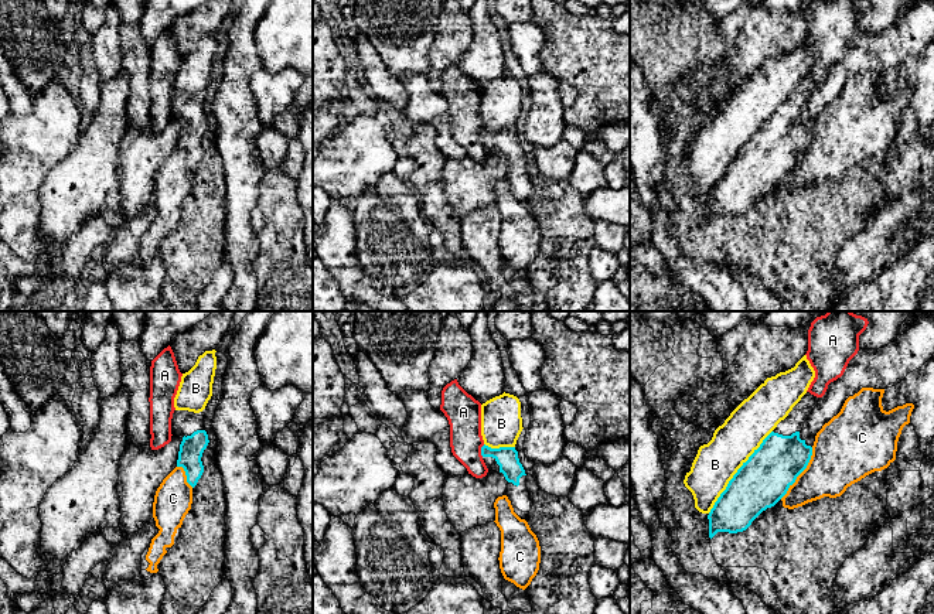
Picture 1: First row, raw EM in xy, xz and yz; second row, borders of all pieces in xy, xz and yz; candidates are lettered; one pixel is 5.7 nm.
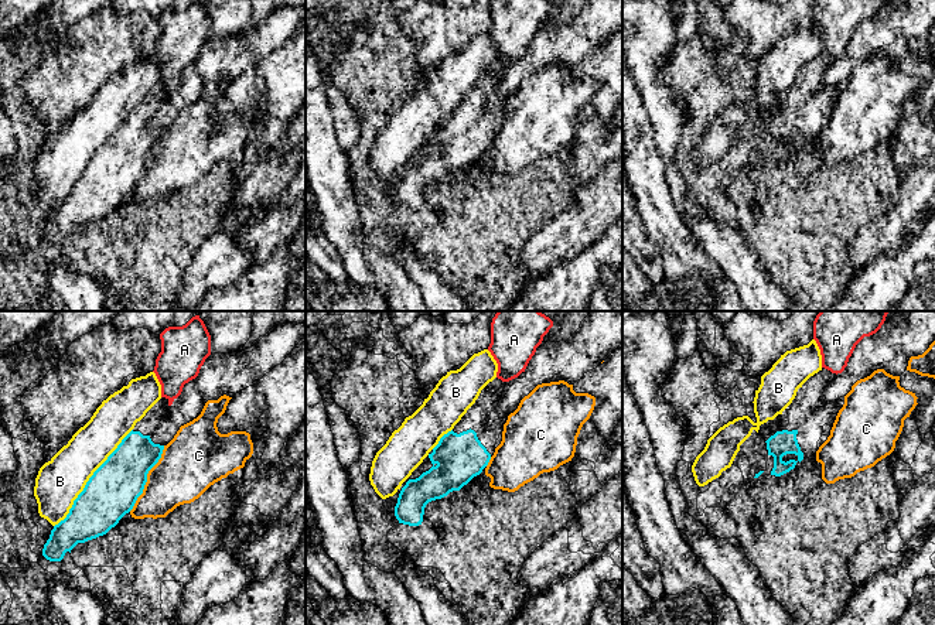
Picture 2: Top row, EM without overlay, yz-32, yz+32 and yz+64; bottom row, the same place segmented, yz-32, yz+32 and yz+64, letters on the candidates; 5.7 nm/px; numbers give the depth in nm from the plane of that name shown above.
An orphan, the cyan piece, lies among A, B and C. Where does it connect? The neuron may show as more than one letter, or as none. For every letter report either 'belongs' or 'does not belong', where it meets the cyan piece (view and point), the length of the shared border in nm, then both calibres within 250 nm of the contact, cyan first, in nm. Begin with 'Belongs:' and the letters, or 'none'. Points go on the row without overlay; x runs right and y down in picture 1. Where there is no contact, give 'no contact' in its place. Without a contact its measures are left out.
Belongs: none
A: does not belong; meets cyan in xz at (481, 133); contact 70 nm long; 130 nm thick on the cyan side, 200 nm on the other
B: does not belong; meets cyan in yz at (738, 154); contact 600 nm long; 300 nm thick on the cyan side, 240 nm on the other
C: does not belong; meets cyan in yz at (801, 154); contact 340 nm long; 300 nm thick on the cyan side, 340 nm on the other

